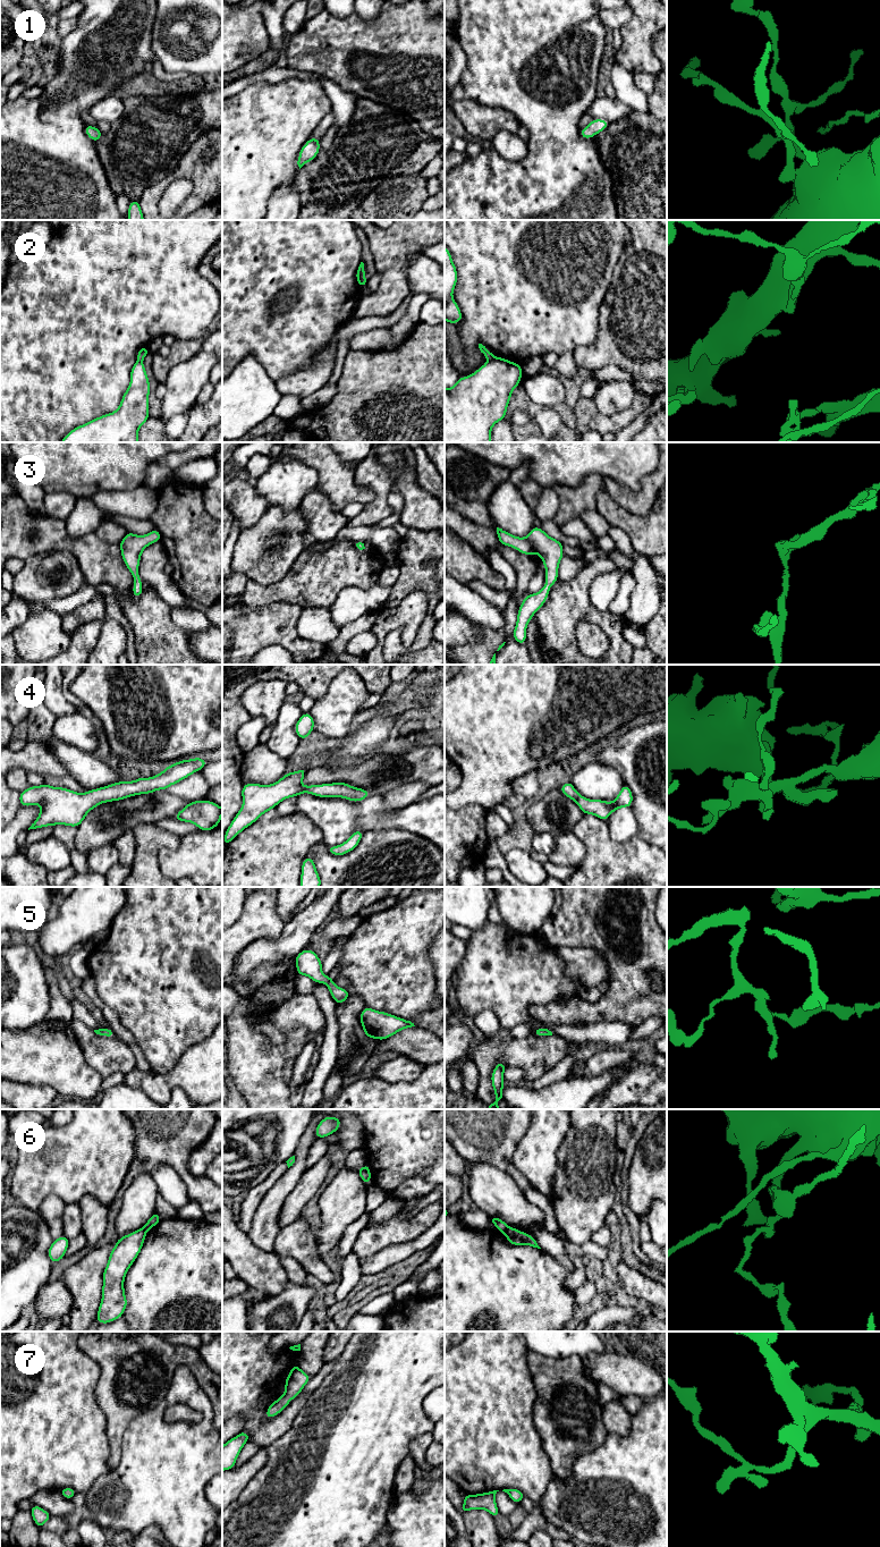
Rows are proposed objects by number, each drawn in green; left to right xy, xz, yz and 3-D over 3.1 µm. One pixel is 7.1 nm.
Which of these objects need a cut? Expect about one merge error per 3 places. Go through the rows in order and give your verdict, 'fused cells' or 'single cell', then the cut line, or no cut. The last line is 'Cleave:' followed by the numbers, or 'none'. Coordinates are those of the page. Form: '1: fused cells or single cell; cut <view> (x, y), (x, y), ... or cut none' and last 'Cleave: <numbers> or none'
1: single cell; cut none
2: fused cells; cut yz (493, 357), (489, 361)
3: single cell; cut none
4: single cell; cut none
5: single cell; cut none
6: fused cells; cut yz (509, 1227), (504, 1233)
7: single cell; cut none
Cleave: 2, 6

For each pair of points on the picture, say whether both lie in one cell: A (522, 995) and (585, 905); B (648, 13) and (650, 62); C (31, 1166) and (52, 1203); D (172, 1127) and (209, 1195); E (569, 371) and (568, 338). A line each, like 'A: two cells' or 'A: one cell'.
A: two cells
B: one cell
C: two cells
D: one cell
E: two cells

